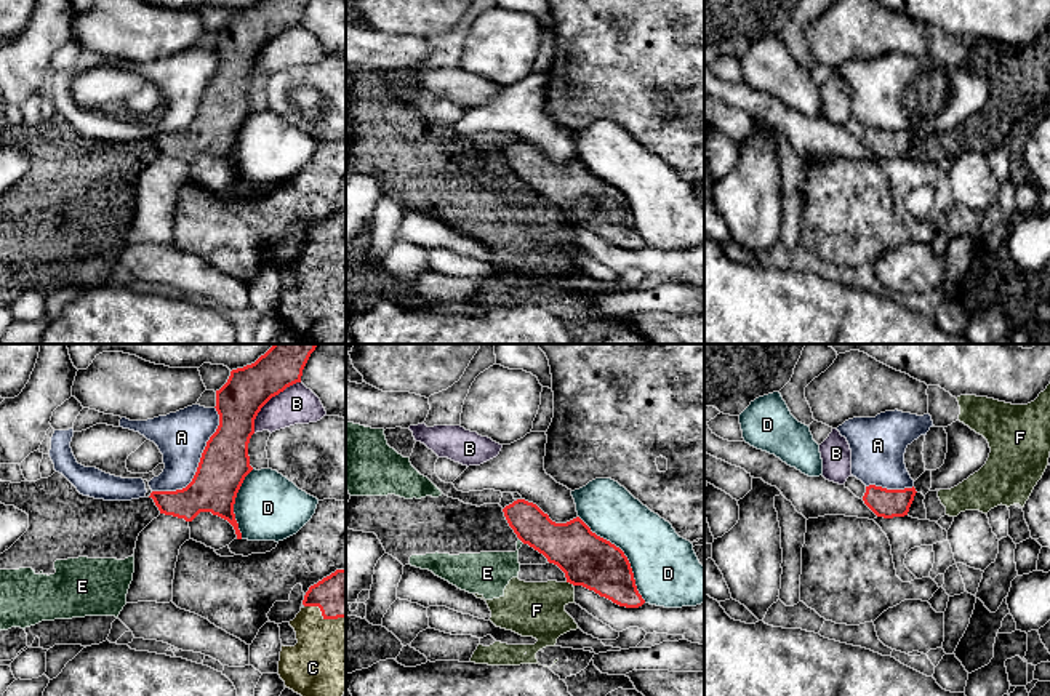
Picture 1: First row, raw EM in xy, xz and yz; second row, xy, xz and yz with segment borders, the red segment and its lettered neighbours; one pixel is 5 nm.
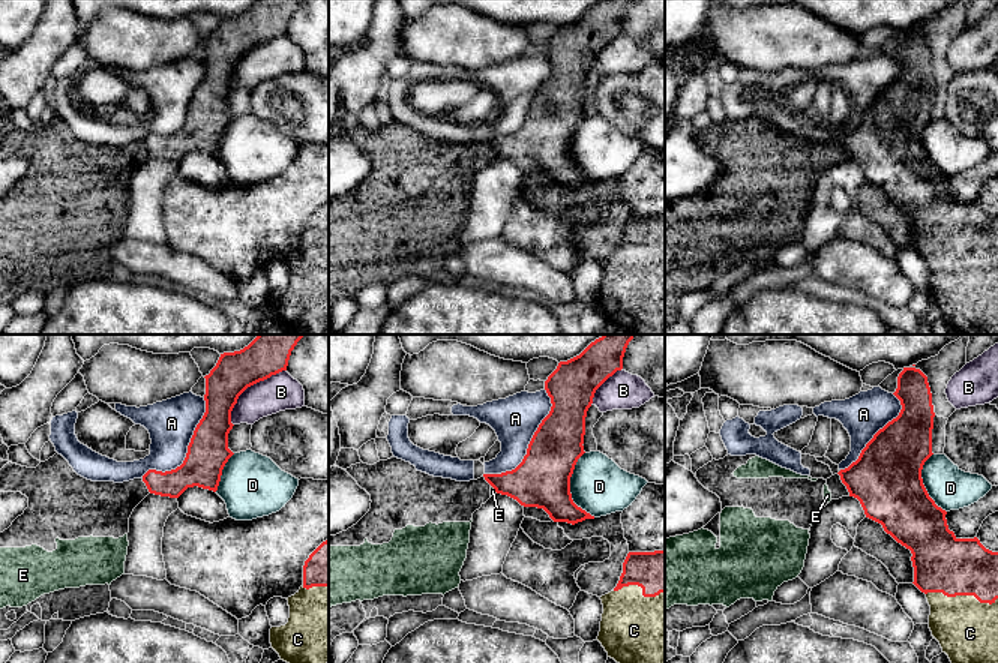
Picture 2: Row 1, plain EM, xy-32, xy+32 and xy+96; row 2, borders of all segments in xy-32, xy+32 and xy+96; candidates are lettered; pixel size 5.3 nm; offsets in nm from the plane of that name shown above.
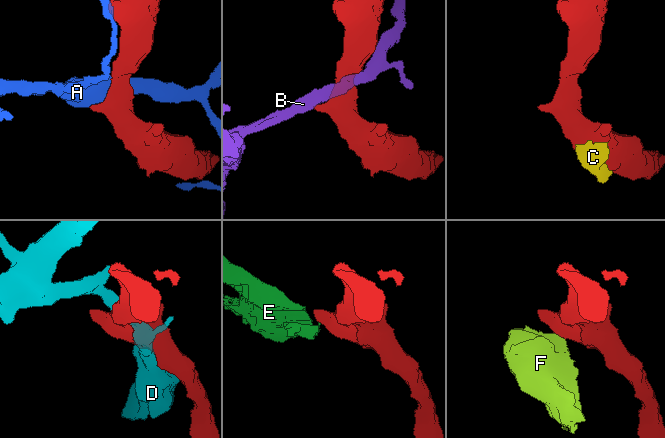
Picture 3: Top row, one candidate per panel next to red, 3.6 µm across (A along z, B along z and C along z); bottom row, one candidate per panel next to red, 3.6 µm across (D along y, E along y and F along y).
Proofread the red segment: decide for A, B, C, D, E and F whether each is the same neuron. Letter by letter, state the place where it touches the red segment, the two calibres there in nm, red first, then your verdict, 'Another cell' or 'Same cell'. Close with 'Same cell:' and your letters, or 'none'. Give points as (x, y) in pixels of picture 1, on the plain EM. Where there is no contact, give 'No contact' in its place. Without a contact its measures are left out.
A: Touches red at xy (199, 104). Thickness 240 nm (red) against 260 nm. Another cell
B: Touches red at xy (268, 42). Thickness 220 nm (red) against 190 nm. Another cell
C: Touches red at xy (324, 258). Thickness 240 nm (red) against 380 nm. Same cell
D: Touches red at xz (623, 196). Thickness 260 nm (red) against 340 nm. Another cell
E: Touches red at xz (522, 183). Thickness 240 nm (red) against 220 nm. Another cell
F: Touches red at xz (570, 224). Thickness 260 nm (red) against 280 nm. Another cell
Same cell: C

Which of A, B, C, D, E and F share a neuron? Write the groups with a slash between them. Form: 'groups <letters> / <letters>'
groups A / B / C / D / E F

